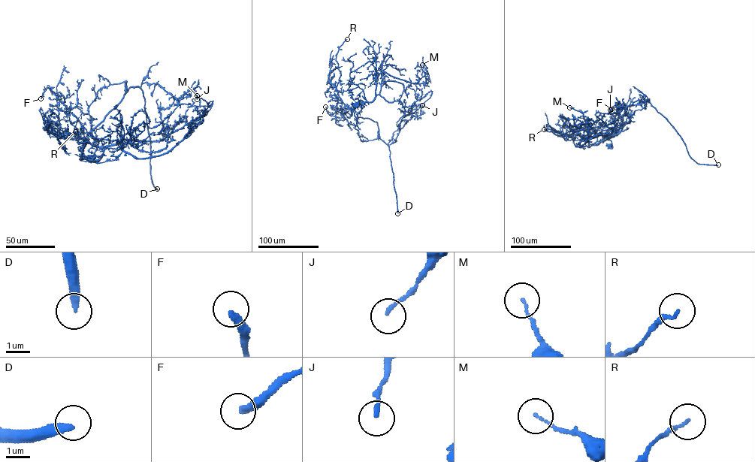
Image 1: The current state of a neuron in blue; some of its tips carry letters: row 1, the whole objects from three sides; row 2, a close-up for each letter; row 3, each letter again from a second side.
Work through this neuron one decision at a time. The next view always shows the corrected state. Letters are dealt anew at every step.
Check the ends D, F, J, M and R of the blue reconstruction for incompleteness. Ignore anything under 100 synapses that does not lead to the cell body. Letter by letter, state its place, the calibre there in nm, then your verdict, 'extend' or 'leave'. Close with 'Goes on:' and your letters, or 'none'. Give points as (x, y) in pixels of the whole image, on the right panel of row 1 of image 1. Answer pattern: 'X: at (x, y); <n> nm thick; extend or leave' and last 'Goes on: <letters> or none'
D: at (718, 164); 320 nm thick; extend
F: at (611, 109); 320 nm thick; leave
J: at (610, 110); 160 nm thick; leave
M: at (569, 107); 80 nm thick; leave
R: at (544, 129); 160 nm thick; leave
Goes on: D

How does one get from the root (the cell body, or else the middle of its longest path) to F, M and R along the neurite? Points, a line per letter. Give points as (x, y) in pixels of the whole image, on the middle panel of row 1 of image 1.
F: (356, 105), (364, 107), (363, 103), (359, 104), (351, 115), (338, 111), (329, 115), (325, 107)
M: (356, 105), (362, 107), (373, 100), (376, 76), (383, 72), (411, 83), (424, 82), (429, 75), (422, 64)
R: (356, 105), (364, 107), (363, 103), (354, 108), (346, 106), (336, 87), (340, 74), (336, 53), (347, 39)

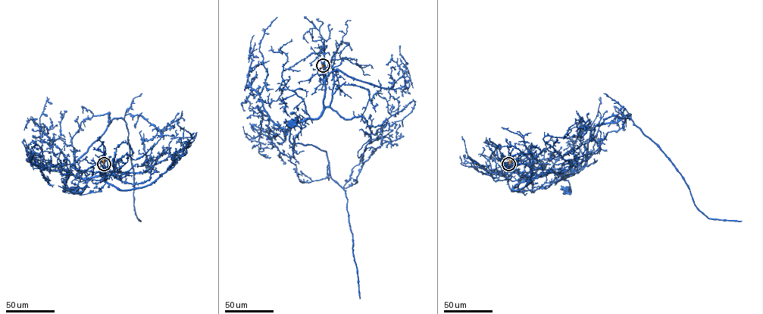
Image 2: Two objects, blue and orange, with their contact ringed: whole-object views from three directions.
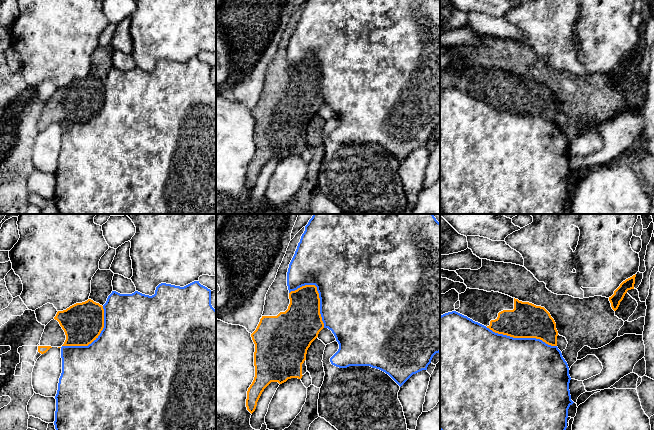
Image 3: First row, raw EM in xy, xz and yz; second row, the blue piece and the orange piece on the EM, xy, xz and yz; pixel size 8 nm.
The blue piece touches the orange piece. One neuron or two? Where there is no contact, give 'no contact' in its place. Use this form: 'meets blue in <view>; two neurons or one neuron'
meets blue in yz; two neurons

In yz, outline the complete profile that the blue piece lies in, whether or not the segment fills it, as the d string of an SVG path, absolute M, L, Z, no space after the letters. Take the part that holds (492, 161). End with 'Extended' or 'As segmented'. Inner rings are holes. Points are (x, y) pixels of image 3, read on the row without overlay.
M456 87L440 92L440 207L444 214L564 214L571 176L569 143L557 122L536 114L498 110Z. As segmented

